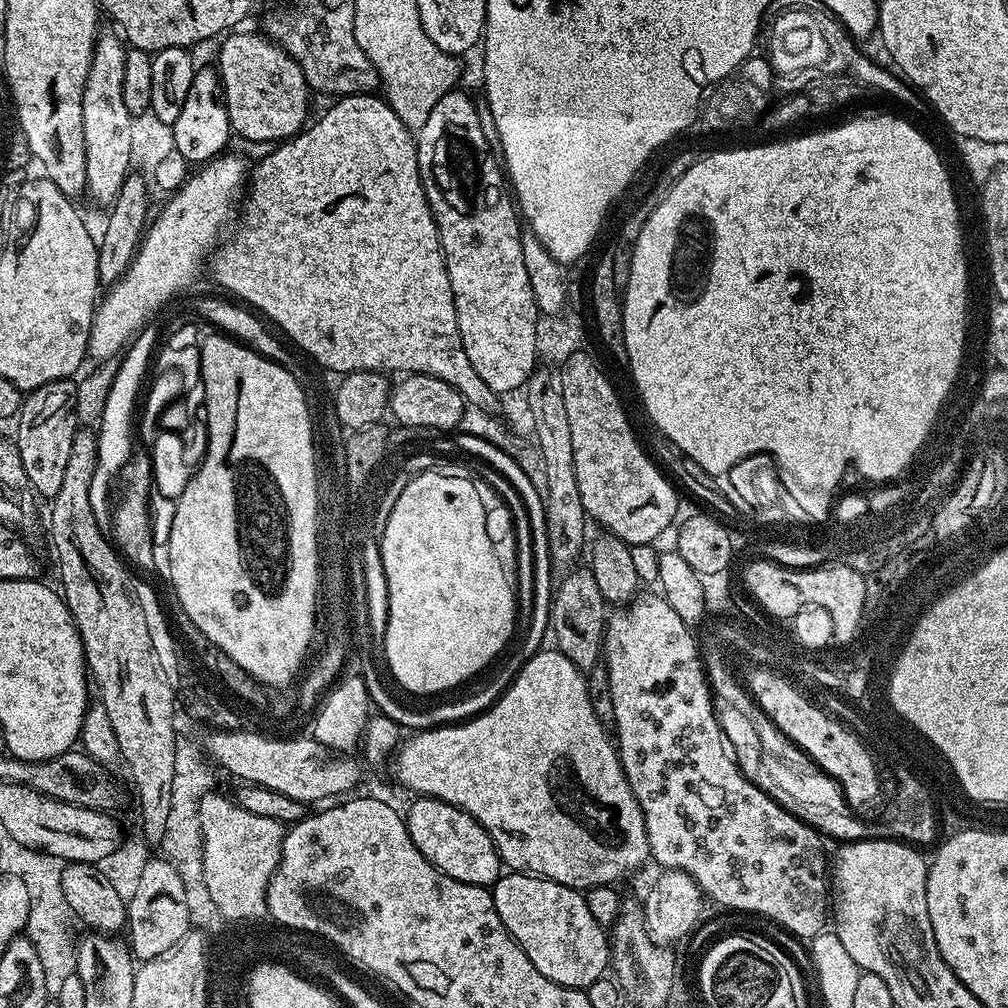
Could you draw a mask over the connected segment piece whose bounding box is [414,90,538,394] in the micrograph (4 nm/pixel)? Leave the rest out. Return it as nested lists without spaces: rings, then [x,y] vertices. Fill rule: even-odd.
[[[460,91],[442,94],[438,106],[430,110],[426,126],[415,133],[420,177],[440,235],[440,248],[444,252],[444,265],[454,294],[458,330],[462,334],[462,346],[466,346],[466,358],[470,358],[470,366],[478,370],[478,378],[482,378],[490,390],[498,394],[519,393],[538,367],[538,309],[526,274],[526,244],[520,241],[522,220],[509,189],[505,187],[506,176],[501,161],[497,153],[490,150],[486,134],[482,134],[477,105],[472,105],[471,98]]]

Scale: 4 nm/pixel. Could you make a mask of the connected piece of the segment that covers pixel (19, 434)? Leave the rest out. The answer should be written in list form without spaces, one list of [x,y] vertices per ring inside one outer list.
[[[71,379],[55,380],[46,386],[33,388],[23,397],[20,415],[15,421],[14,441],[22,458],[23,469],[37,497],[44,499],[45,496],[48,502],[55,498],[62,487],[70,445],[74,443],[78,429],[76,389],[77,385]]]

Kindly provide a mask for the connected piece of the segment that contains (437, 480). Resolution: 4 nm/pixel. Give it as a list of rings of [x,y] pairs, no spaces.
[[[433,470],[415,476],[409,485],[399,495],[394,508],[390,511],[389,520],[379,533],[382,566],[386,570],[388,583],[388,625],[382,637],[384,656],[388,659],[388,668],[392,676],[401,684],[399,687],[408,694],[427,694],[430,692],[445,692],[459,684],[471,681],[475,672],[483,670],[485,664],[491,662],[508,644],[512,631],[516,628],[516,596],[510,589],[504,588],[504,575],[496,568],[496,559],[490,555],[488,536],[482,530],[480,504],[474,502],[474,494],[463,482],[442,482],[444,472]]]

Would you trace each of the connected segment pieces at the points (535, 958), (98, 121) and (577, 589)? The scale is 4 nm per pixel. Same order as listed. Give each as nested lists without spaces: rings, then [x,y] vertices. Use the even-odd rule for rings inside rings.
[[[509,871],[491,885],[490,891],[494,898],[494,906],[504,923],[504,929],[519,942],[526,958],[530,958],[530,962],[534,962],[536,969],[546,974],[546,978],[567,988],[586,990],[609,971],[609,933],[598,922],[594,922],[590,910],[586,910],[583,895],[577,889],[567,888],[553,880],[543,880],[541,876]]]
[[[115,31],[97,35],[96,49],[90,62],[86,86],[82,94],[82,126],[86,142],[87,195],[111,205],[133,167],[130,150],[132,115],[122,102],[122,66],[126,44]]]
[[[573,567],[559,577],[552,593],[552,608],[548,612],[550,636],[556,639],[555,651],[561,652],[584,674],[601,661],[606,627],[606,602],[594,574],[587,568]]]

